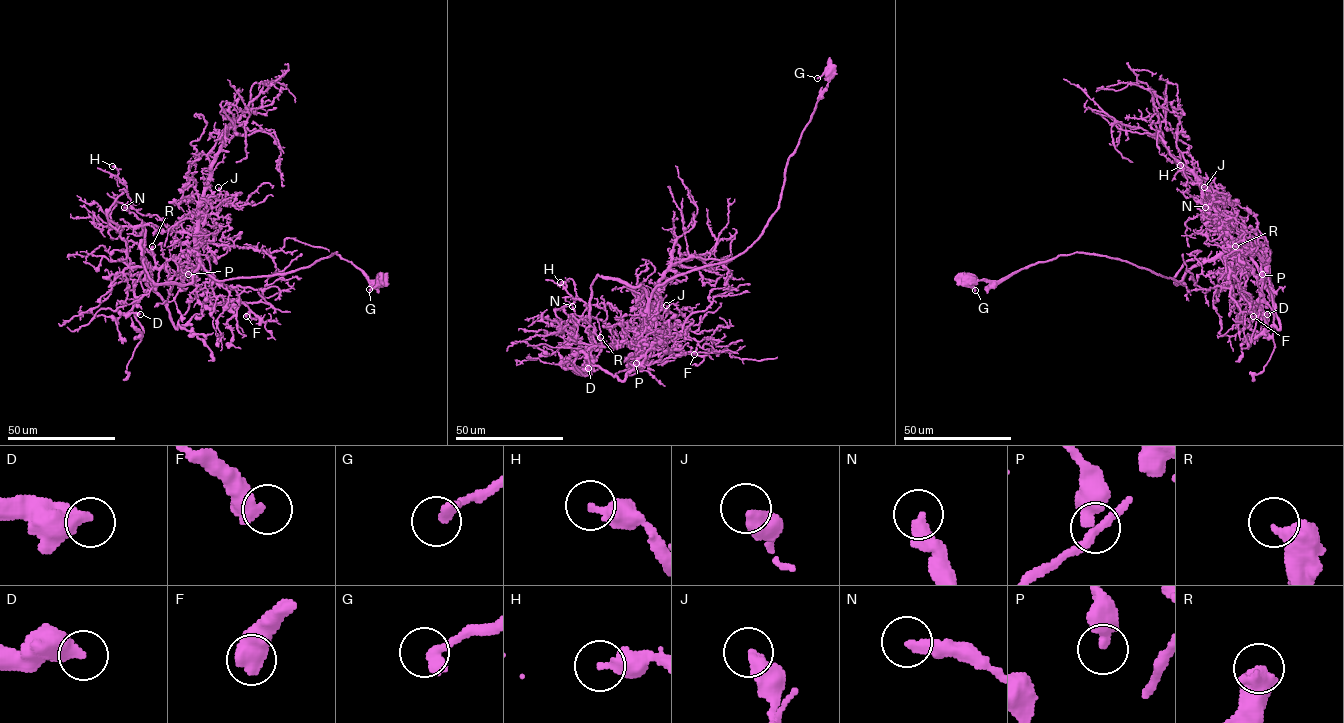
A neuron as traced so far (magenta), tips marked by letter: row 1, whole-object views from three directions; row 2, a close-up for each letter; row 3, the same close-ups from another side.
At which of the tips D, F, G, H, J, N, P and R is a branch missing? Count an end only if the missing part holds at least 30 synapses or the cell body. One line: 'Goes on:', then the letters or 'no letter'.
Goes on: no letter

